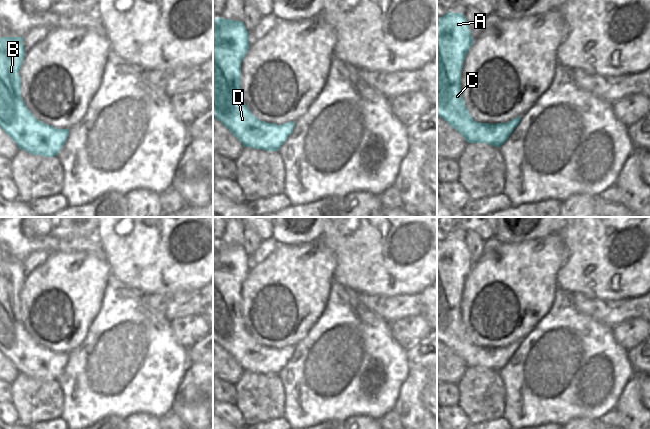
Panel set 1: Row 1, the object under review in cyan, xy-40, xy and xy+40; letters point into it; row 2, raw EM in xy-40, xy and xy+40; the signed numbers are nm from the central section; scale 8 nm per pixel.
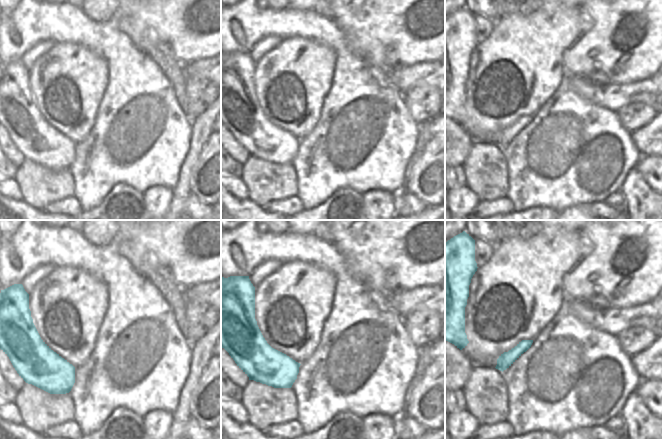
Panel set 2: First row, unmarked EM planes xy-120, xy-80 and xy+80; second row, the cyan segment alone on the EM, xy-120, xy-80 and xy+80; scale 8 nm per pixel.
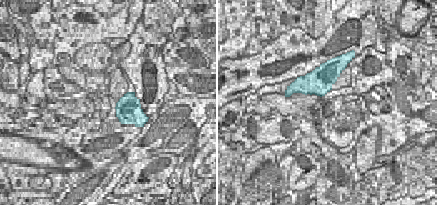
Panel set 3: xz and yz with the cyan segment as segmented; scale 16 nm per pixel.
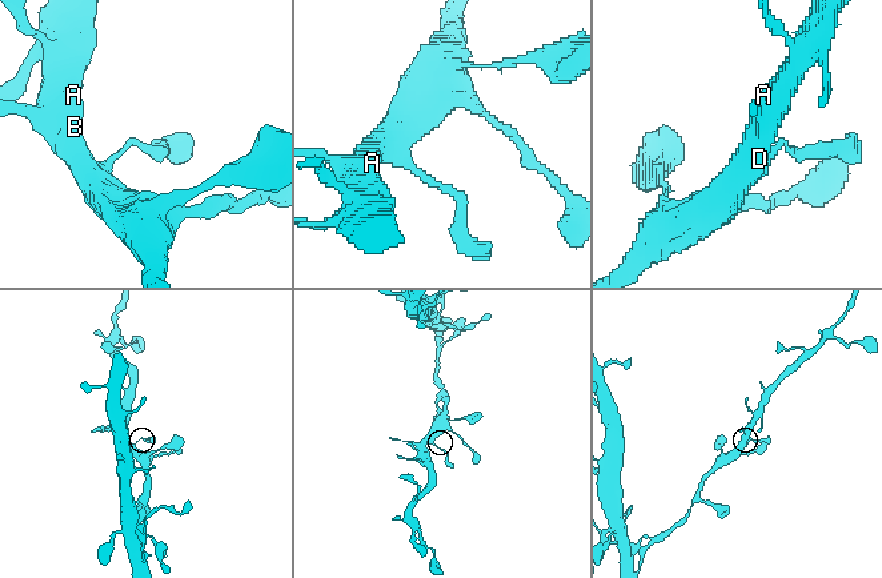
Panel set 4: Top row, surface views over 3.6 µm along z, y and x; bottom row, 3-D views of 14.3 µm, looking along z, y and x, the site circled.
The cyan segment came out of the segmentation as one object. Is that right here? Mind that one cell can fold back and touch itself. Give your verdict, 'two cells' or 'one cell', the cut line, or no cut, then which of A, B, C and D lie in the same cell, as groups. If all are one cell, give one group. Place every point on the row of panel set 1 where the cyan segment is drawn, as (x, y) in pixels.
one cell; cut none; groups A B C D

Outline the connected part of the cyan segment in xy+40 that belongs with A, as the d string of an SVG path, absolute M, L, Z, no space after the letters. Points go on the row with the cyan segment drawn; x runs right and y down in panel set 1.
M448 11L437 19L437 116L456 129L467 143L486 143L498 147L507 141L521 117L490 125L474 121L469 114L461 94L461 70L473 41L465 15Z

